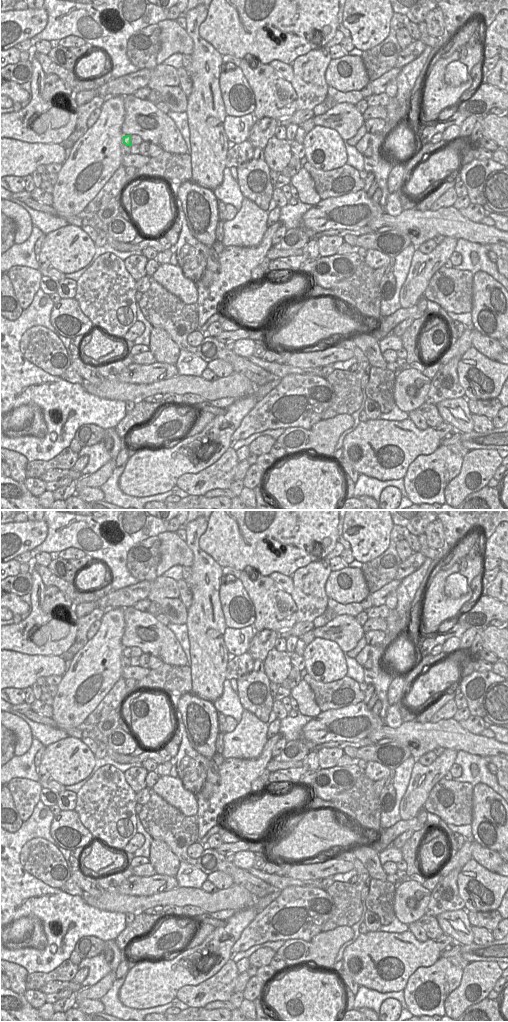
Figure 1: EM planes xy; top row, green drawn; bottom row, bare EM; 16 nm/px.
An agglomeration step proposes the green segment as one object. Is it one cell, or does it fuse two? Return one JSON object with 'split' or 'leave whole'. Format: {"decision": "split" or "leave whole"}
{"decision": "split"}

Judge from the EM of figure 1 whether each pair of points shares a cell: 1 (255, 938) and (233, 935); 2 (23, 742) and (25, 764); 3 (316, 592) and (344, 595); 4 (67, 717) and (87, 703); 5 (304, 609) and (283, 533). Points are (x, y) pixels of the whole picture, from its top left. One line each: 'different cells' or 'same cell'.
1: different cells
2: different cells
3: different cells
4: same cell
5: different cells

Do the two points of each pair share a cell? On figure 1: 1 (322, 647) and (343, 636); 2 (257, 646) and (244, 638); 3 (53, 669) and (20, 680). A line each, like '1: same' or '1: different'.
1: different
2: different
3: same

